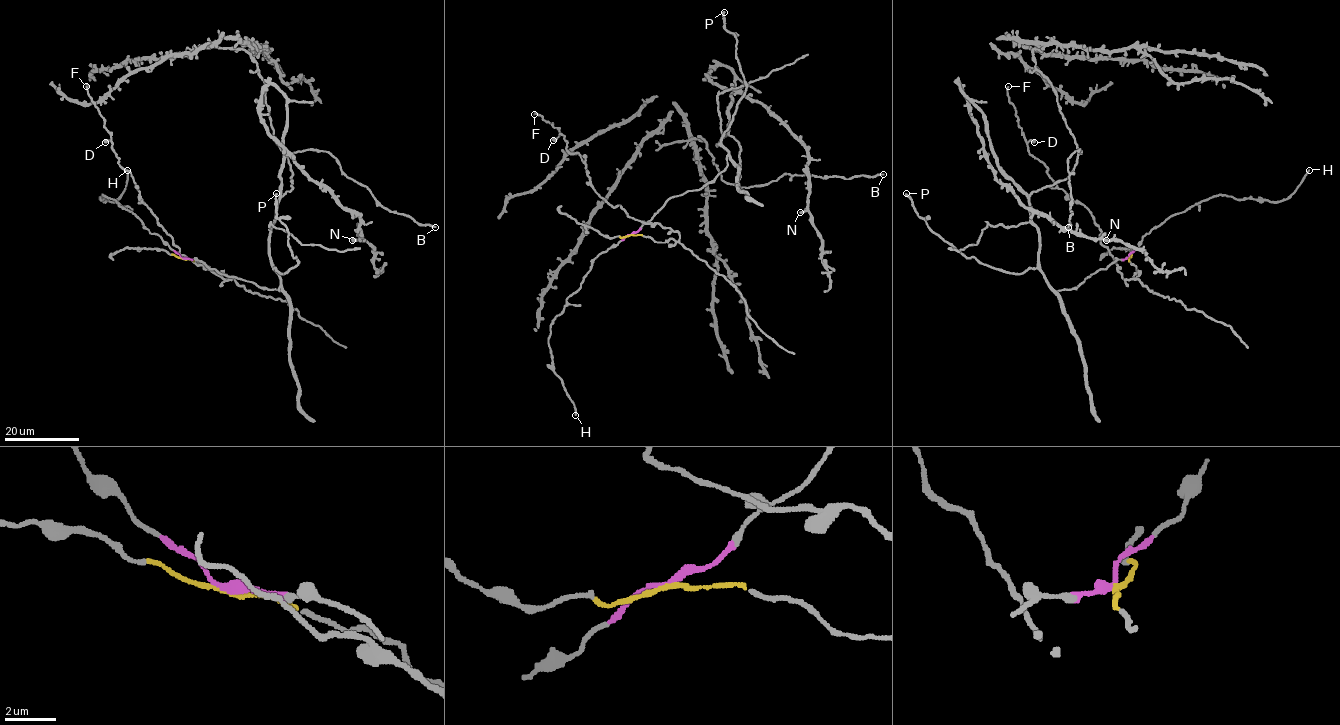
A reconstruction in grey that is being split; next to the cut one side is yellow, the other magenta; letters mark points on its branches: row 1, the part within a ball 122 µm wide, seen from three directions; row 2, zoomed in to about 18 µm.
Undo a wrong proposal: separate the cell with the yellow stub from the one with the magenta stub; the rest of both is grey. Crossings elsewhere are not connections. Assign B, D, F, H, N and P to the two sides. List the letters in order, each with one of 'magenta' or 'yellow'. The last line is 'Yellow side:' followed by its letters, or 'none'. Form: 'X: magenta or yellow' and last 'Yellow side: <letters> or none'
B: magenta
D: yellow
F: yellow
H: magenta
N: magenta
P: magenta
Yellow side: D, F

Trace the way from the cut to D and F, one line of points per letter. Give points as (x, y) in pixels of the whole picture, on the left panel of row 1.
D: (182, 258), (231, 279), (225, 280), (179, 253), (142, 201), (131, 173), (118, 164), (112, 142), (104, 142)
F: (182, 258), (231, 279), (225, 280), (179, 253), (142, 201), (131, 173), (118, 164), (104, 119), (86, 87)

